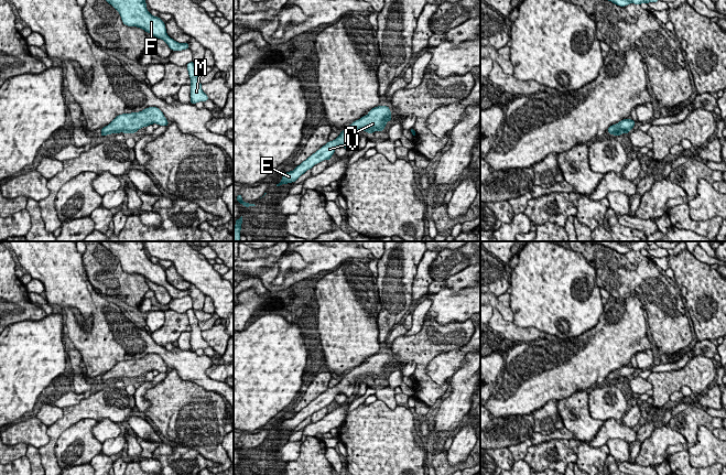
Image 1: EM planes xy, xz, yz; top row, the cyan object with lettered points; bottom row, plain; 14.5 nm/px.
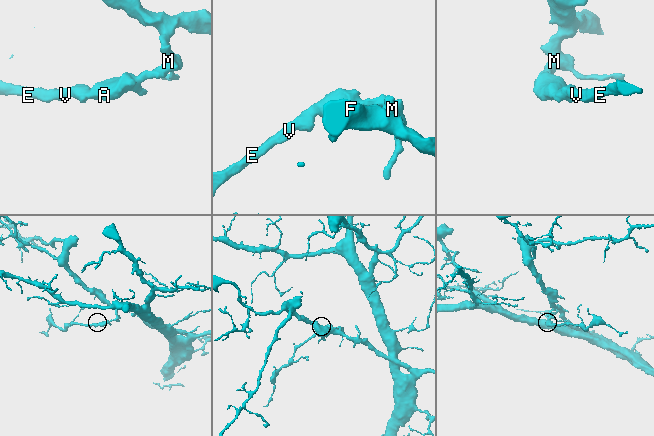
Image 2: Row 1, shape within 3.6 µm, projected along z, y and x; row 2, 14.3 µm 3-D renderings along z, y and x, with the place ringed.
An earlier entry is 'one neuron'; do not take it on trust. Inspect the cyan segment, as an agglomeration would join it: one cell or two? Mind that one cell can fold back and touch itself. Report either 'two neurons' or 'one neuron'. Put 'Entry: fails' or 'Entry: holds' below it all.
one neuron
Entry: holds

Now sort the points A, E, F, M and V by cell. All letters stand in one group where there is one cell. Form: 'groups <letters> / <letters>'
groups A E F M V

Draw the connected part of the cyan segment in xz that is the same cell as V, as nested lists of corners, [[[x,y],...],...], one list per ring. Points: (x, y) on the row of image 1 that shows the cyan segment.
[[[378,106],[369,110],[369,114],[357,119],[351,125],[342,130],[340,134],[333,141],[328,141],[319,150],[308,156],[293,171],[286,172],[282,176],[282,181],[277,186],[293,183],[307,170],[311,170],[315,164],[324,160],[331,160],[336,148],[343,145],[350,150],[355,145],[357,134],[360,131],[372,133],[373,131],[383,131],[386,123],[392,119],[391,111],[388,106]]]

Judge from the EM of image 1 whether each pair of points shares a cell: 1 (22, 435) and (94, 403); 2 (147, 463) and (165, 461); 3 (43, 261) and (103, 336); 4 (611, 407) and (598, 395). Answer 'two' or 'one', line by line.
1: two
2: two
3: one
4: one

